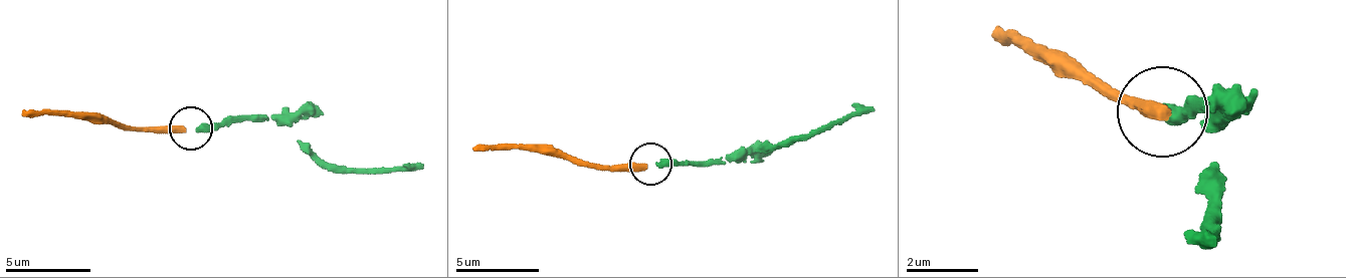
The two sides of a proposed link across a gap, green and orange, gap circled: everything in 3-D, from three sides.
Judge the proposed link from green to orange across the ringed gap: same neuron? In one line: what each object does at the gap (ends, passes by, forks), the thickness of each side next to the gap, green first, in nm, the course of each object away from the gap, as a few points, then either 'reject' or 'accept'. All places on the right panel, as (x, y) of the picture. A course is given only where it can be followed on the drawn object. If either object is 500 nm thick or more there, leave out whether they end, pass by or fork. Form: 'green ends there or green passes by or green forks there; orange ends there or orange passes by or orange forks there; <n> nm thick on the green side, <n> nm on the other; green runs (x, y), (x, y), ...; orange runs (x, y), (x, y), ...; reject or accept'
green ends there; orange ends there; 400 nm thick on the green side, 420 nm on the other; green runs (1163, 110), (1221, 116), (1205, 128), (1211, 228), (1204, 235); orange runs (1157, 108), (1108, 95), (1038, 51), (1006, 43), (1000, 23); accept

